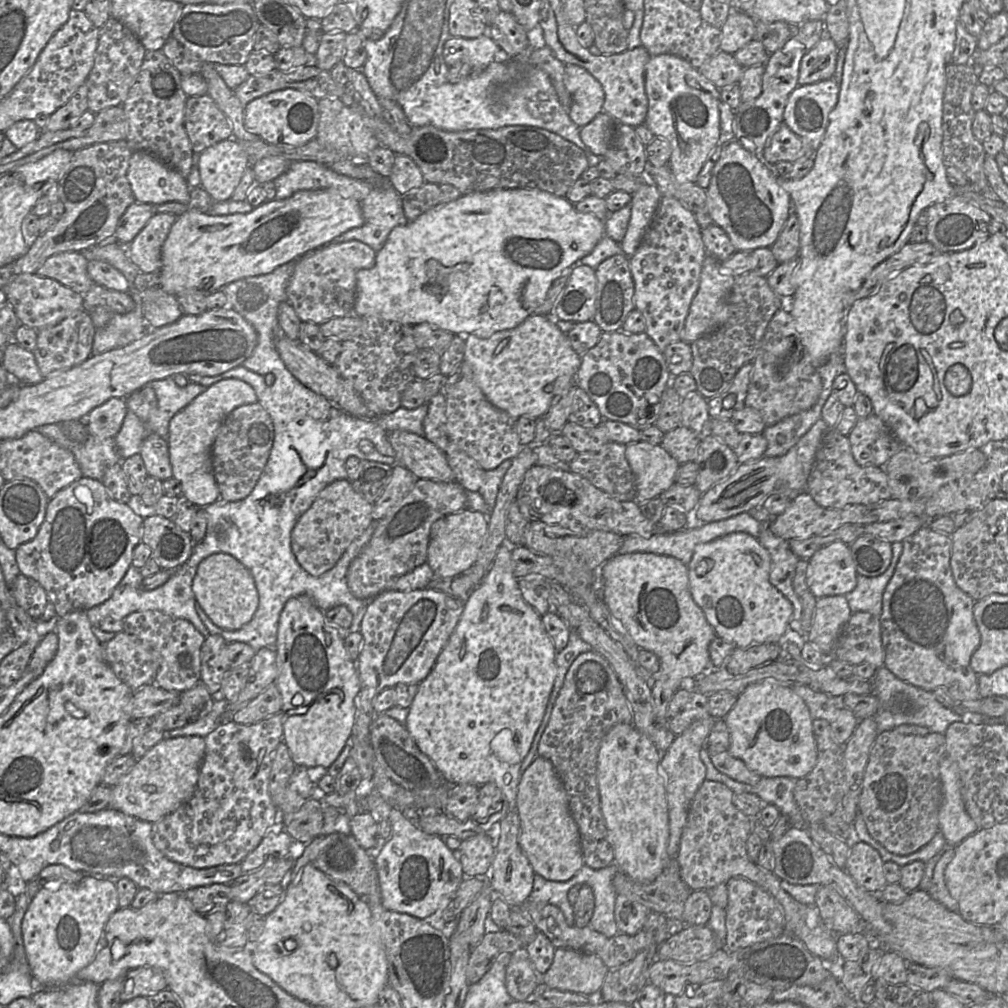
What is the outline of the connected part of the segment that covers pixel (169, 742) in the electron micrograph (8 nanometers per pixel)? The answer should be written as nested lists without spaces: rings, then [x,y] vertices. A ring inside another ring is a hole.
[[[201,736],[165,737],[112,787],[110,807],[155,823],[187,803],[196,790],[206,743]]]

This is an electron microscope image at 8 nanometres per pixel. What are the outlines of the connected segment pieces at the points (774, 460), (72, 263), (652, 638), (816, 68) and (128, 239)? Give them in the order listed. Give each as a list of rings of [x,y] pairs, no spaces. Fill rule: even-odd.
[[[820,418],[786,454],[778,457],[763,456],[757,461],[738,464],[727,478],[719,481],[702,494],[693,512],[687,512],[688,521],[685,528],[696,528],[709,522],[747,512],[756,506],[762,506],[764,500],[778,487],[806,491],[816,452],[828,430],[826,422]]]
[[[80,251],[63,252],[49,257],[36,274],[54,279],[79,294],[85,294],[97,285],[88,275],[87,265],[88,260]]]
[[[634,552],[628,554],[615,554],[602,564],[603,576],[603,600],[609,607],[613,616],[620,622],[620,624],[630,634],[636,645],[640,649],[646,649],[655,653],[660,660],[660,669],[654,674],[654,681],[652,688],[653,697],[653,711],[658,725],[667,725],[667,711],[669,703],[678,689],[685,684],[690,684],[699,676],[704,675],[711,667],[711,659],[709,655],[709,644],[716,636],[714,628],[708,622],[703,610],[696,604],[693,599],[689,587],[689,570],[688,565],[684,564],[681,560],[673,556],[647,553],[647,552]]]
[[[825,35],[802,58],[798,85],[807,85],[832,79],[836,69],[838,46]]]
[[[135,200],[118,220],[114,240],[128,246],[154,214],[155,206]]]

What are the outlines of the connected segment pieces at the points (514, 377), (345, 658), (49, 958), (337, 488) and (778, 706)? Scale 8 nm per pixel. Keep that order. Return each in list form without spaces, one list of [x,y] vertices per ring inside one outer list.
[[[533,314],[515,328],[492,334],[461,335],[465,338],[464,362],[467,363],[485,397],[497,408],[511,417],[542,418],[548,411],[553,398],[576,383],[582,356],[572,348],[567,334],[556,325],[553,316]]]
[[[307,595],[293,597],[286,602],[278,622],[276,653],[278,673],[274,683],[282,696],[282,708],[280,712],[283,712],[283,741],[287,745],[296,766],[302,766],[305,768],[329,768],[338,758],[346,745],[346,742],[351,736],[352,728],[355,723],[356,697],[359,694],[361,687],[359,672],[357,670],[357,662],[350,658],[347,649],[345,648],[342,631],[329,622],[325,616],[325,612],[318,608],[314,601]]]
[[[86,875],[76,883],[64,879],[43,882],[21,925],[25,953],[37,985],[58,987],[73,981],[76,973],[93,961],[102,930],[118,908],[114,879]]]
[[[347,479],[327,485],[292,530],[291,548],[300,566],[314,577],[332,569],[349,545],[374,521],[373,506],[353,489]]]
[[[765,679],[749,685],[740,695],[724,720],[730,733],[731,755],[762,777],[800,779],[817,763],[817,746],[813,719],[804,700],[793,689],[796,682]]]

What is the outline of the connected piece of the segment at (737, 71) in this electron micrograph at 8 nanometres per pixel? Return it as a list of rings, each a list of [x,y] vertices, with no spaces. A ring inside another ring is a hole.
[[[720,50],[698,68],[702,76],[719,89],[738,83],[744,69],[733,54]]]

